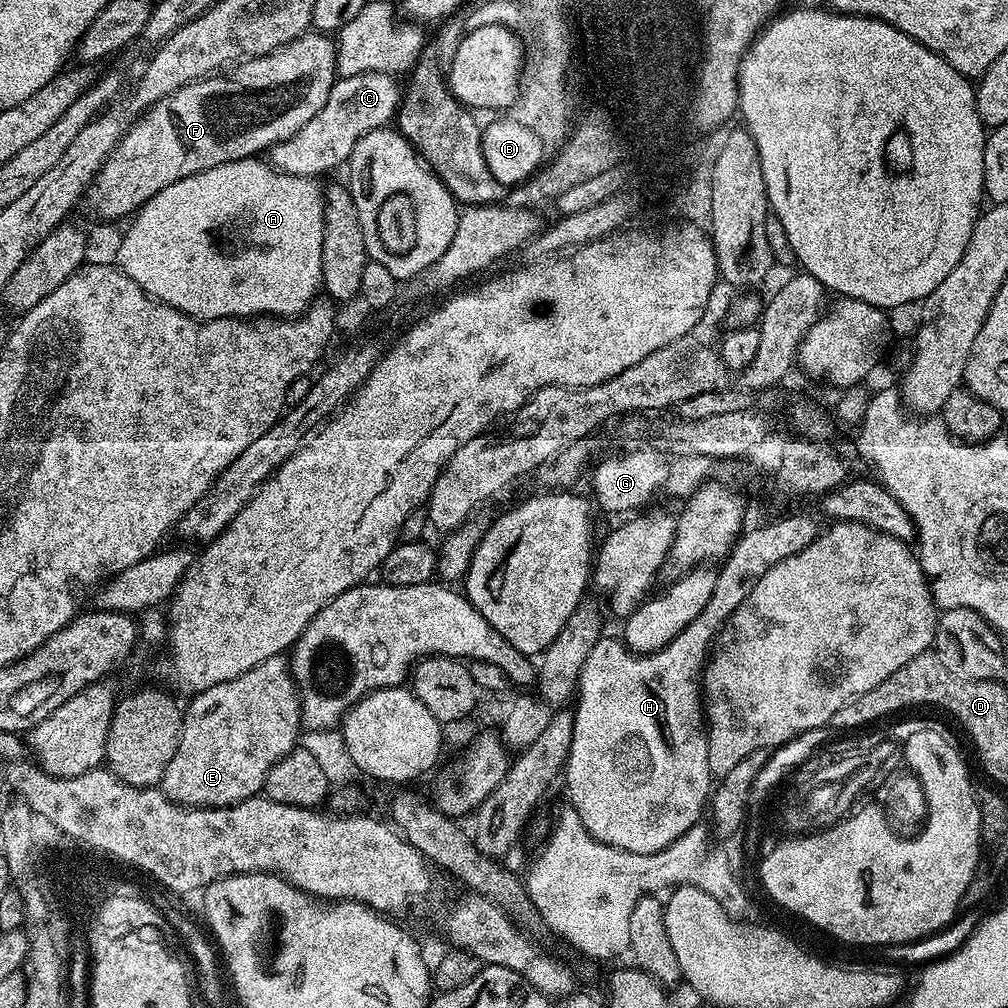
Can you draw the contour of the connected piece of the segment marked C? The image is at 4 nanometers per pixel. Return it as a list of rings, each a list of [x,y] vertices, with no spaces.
[[[367,72],[354,76],[340,76],[318,114],[302,126],[288,140],[267,149],[266,160],[278,172],[291,176],[320,178],[331,168],[347,165],[354,146],[370,130],[378,130],[393,123],[400,106],[402,84],[391,72]]]

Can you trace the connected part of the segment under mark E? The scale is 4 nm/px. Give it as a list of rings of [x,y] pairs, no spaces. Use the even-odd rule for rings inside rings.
[[[283,655],[266,658],[258,666],[246,670],[230,682],[218,682],[206,690],[195,693],[186,704],[184,725],[180,731],[178,750],[170,758],[159,789],[176,804],[189,808],[226,808],[243,800],[251,800],[264,787],[267,772],[284,755],[297,747],[302,733],[300,723],[300,693],[292,680],[289,661]]]

